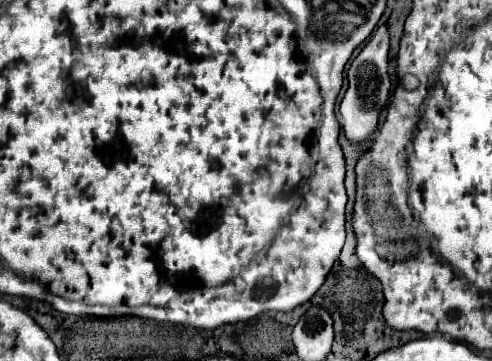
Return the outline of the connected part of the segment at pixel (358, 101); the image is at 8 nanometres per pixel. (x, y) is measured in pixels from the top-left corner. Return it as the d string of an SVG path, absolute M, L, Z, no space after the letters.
M381 24L371 34L371 38L363 44L357 58L351 62L347 70L349 88L341 100L339 112L343 118L343 130L347 138L351 138L353 142L363 142L367 136L371 136L377 130L383 110L387 108L389 90L391 90L391 82L387 76L387 54L389 54L389 32L387 32L387 26Z

